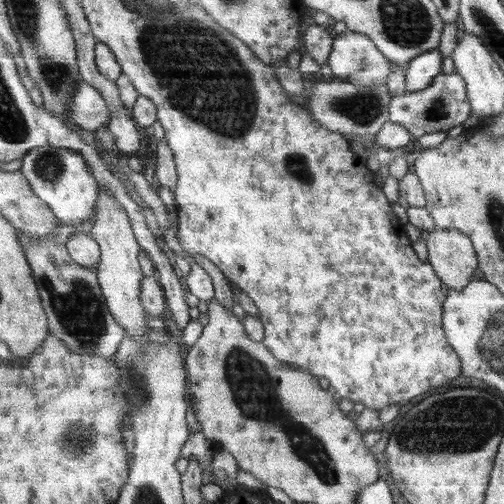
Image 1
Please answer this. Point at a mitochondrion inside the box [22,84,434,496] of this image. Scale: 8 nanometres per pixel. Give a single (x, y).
(255, 392)

